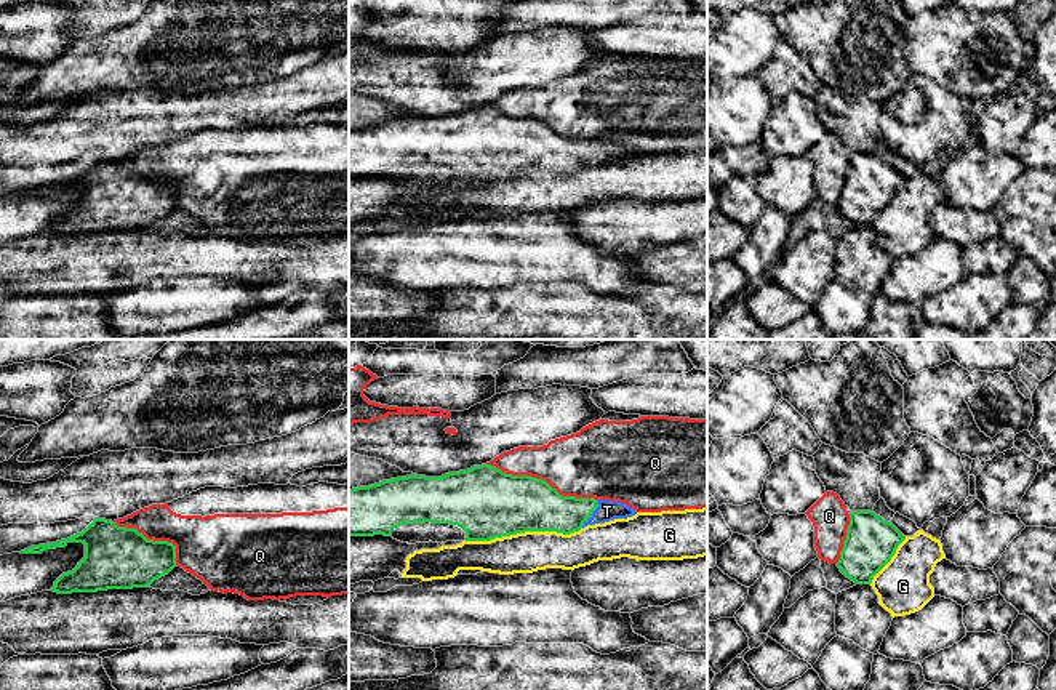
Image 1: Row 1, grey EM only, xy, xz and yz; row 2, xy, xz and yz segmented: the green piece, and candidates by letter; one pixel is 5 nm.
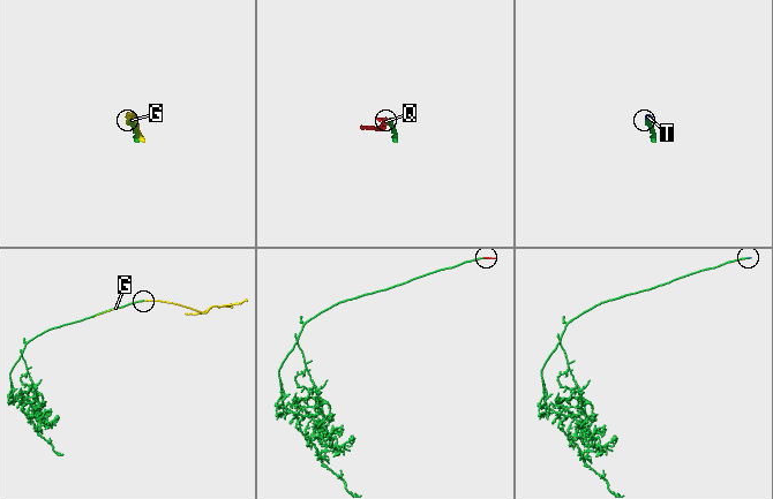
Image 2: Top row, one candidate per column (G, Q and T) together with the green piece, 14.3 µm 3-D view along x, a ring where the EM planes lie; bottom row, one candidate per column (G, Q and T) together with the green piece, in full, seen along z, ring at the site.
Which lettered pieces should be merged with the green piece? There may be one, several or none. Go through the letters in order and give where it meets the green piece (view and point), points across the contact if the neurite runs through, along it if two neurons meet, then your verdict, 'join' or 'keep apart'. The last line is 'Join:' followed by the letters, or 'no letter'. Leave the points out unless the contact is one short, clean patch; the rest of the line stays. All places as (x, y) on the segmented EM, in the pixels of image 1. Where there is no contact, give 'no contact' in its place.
G: xz (524, 532) | keep apart
Q: xz (541, 479) | keep apart
T: xz (591, 514) | across xz (543, 508), (552, 513), (591, 514), (607, 511) | join
Join: T

